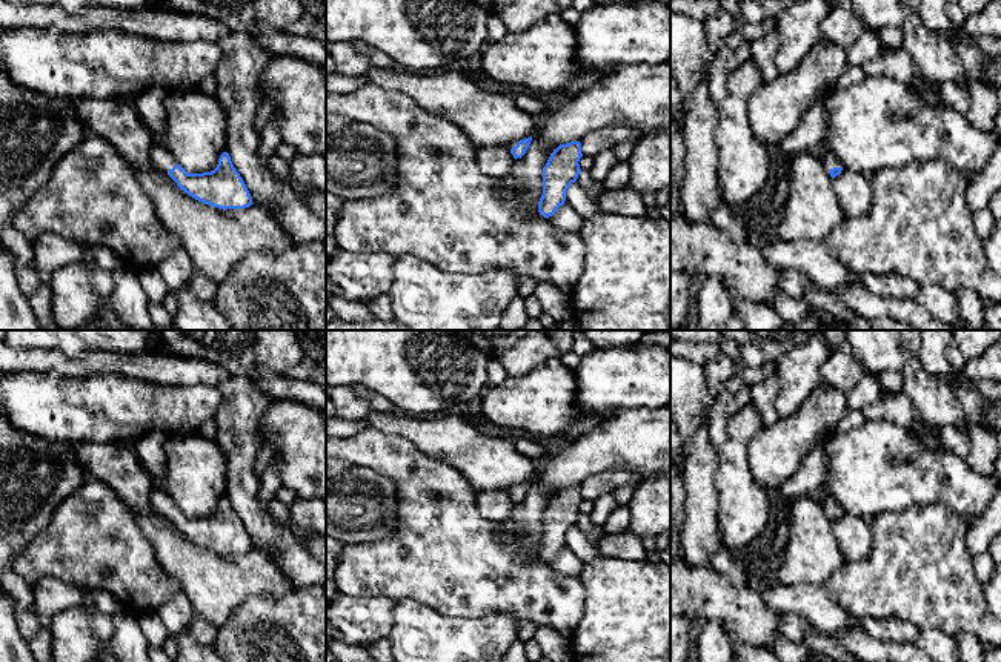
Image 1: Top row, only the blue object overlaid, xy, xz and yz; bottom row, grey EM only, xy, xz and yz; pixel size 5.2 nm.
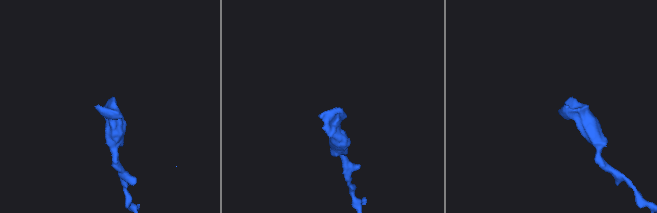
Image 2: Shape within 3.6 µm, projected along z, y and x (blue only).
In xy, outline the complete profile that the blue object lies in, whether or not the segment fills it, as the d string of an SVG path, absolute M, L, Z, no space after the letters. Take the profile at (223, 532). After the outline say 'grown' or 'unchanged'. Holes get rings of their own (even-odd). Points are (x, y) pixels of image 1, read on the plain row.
M158 487L152 490L149 501L152 508L165 519L169 519L181 535L205 548L223 554L244 553L254 548L252 541L228 496L220 499L214 515L203 518L188 518Z; grown

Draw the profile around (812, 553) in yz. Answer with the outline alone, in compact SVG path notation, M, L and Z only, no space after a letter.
M818 495L800 496L787 513L787 539L772 579L783 585L823 585L843 567L833 522Z

